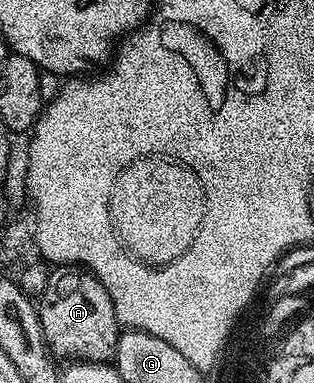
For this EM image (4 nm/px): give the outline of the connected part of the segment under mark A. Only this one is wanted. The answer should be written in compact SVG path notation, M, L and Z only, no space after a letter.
M78 265L56 266L47 276L47 284L44 285L37 306L43 330L43 340L47 342L47 349L52 356L71 355L67 357L75 361L90 361L92 363L101 363L114 356L121 324L105 285L101 285L101 281L92 271Z

